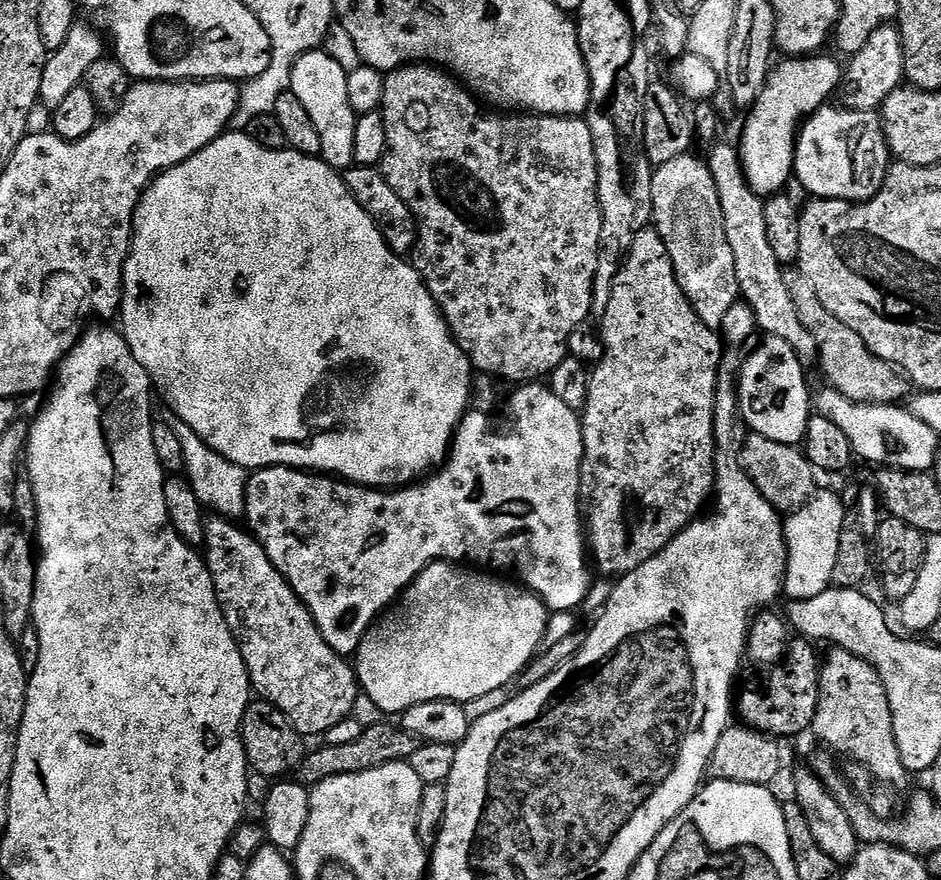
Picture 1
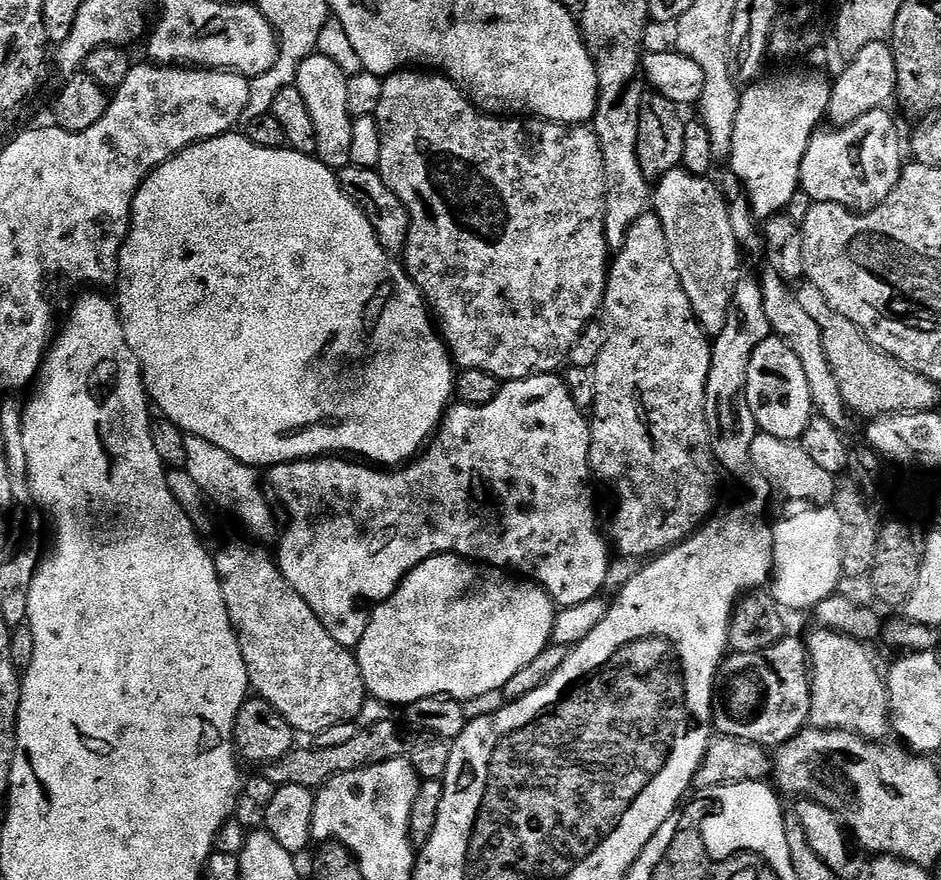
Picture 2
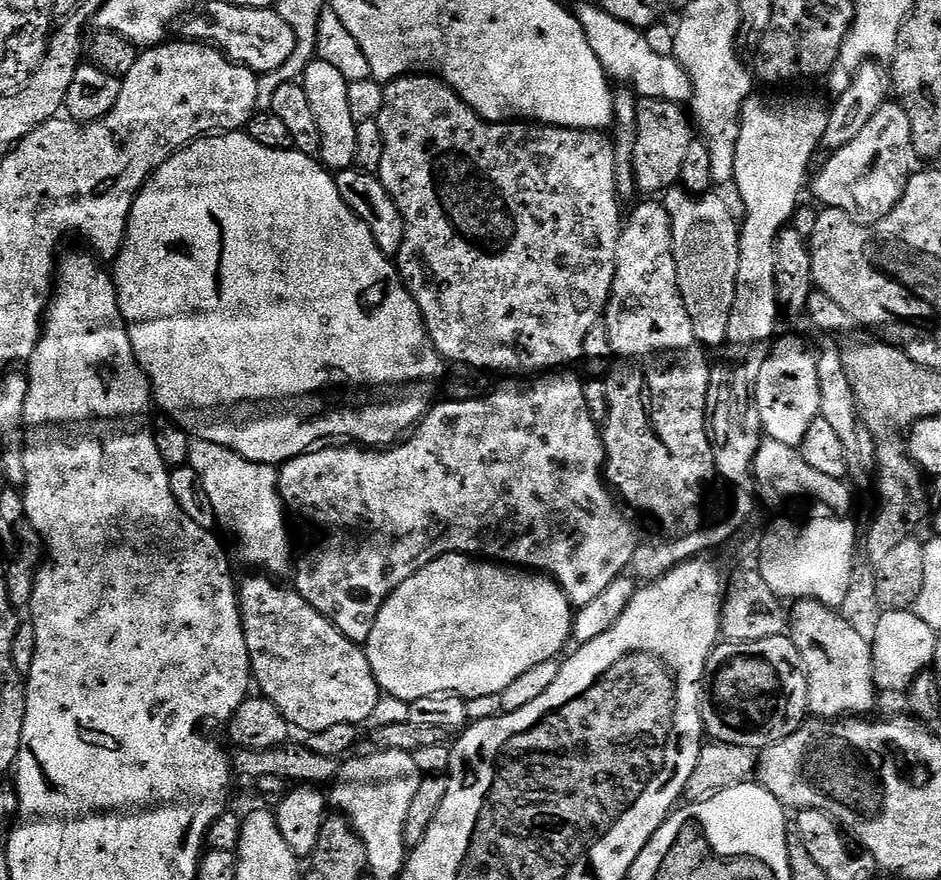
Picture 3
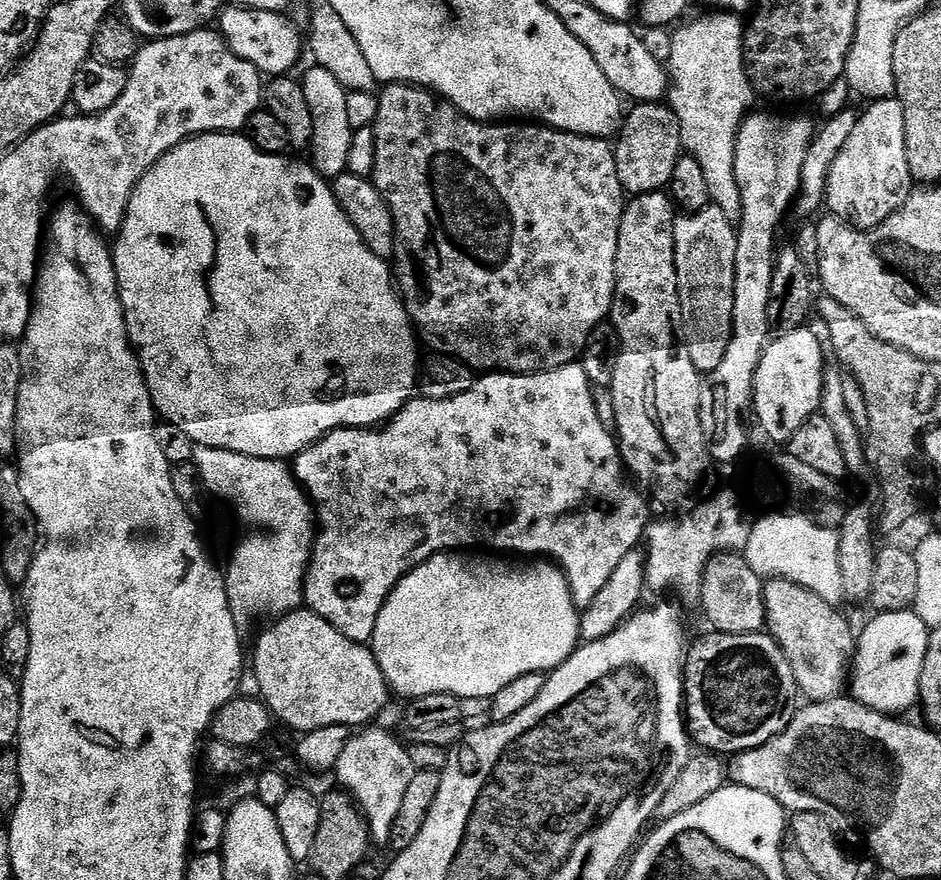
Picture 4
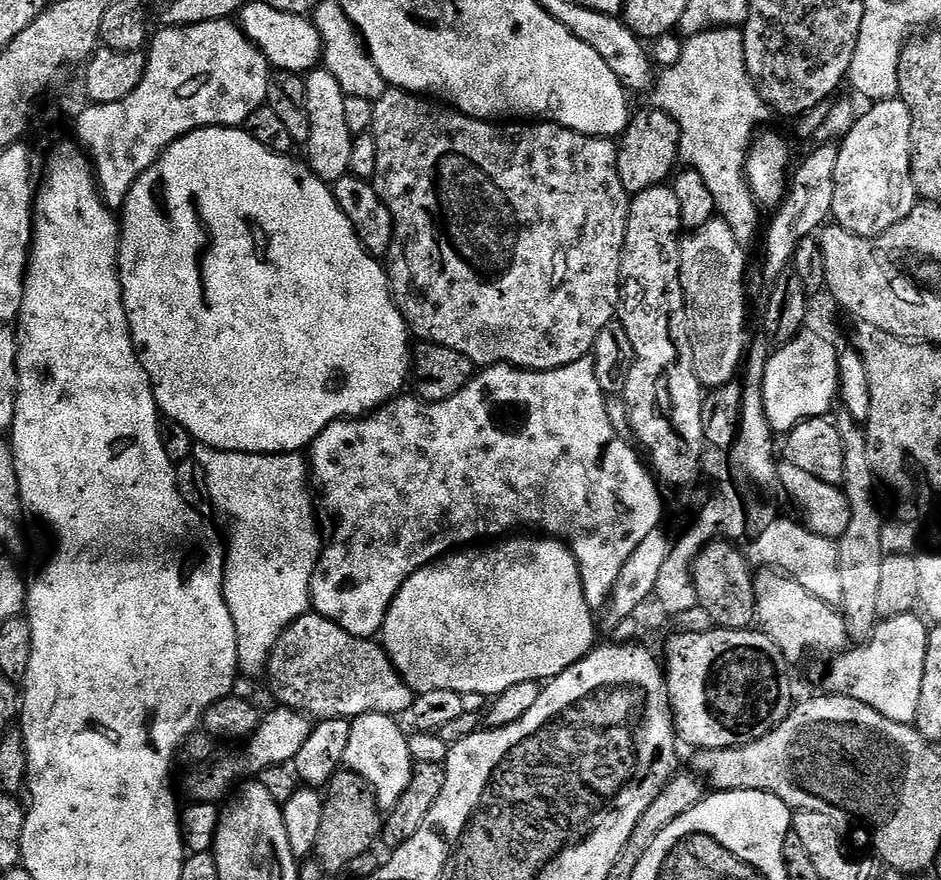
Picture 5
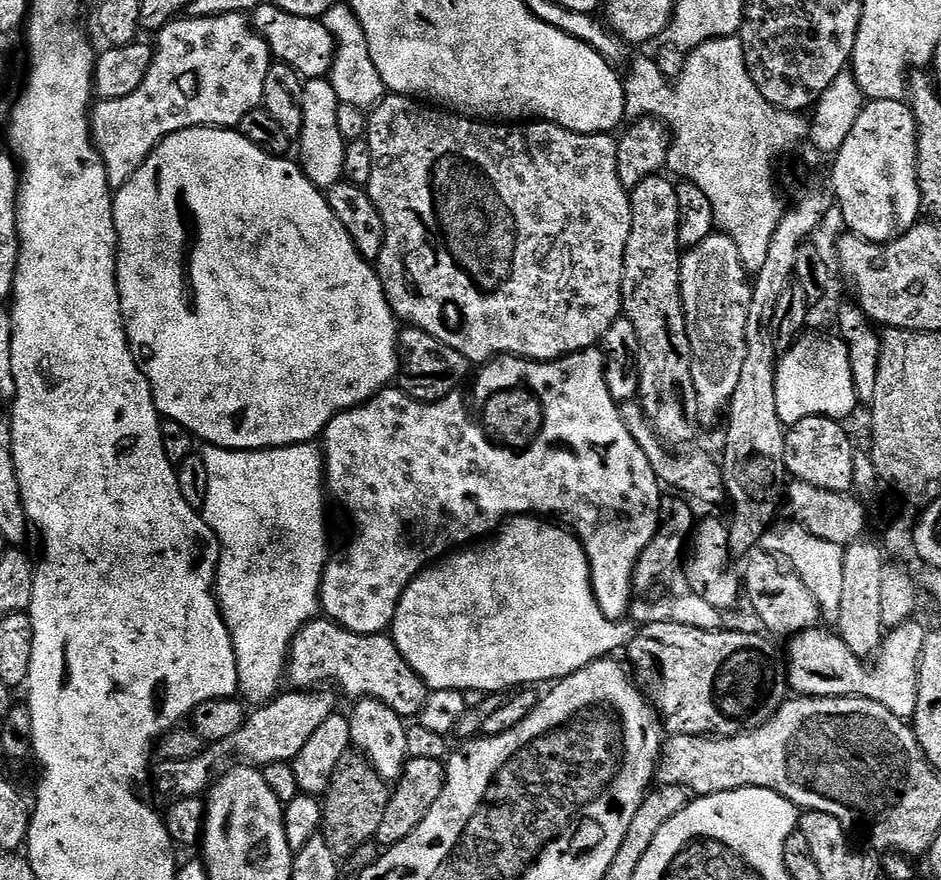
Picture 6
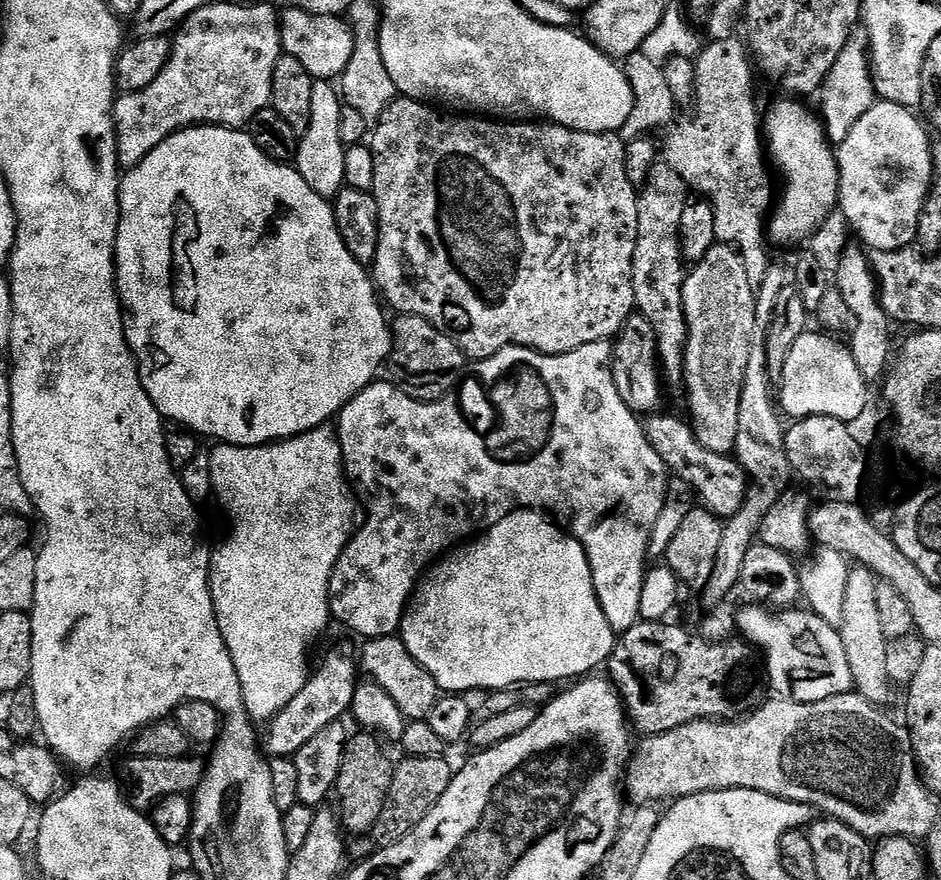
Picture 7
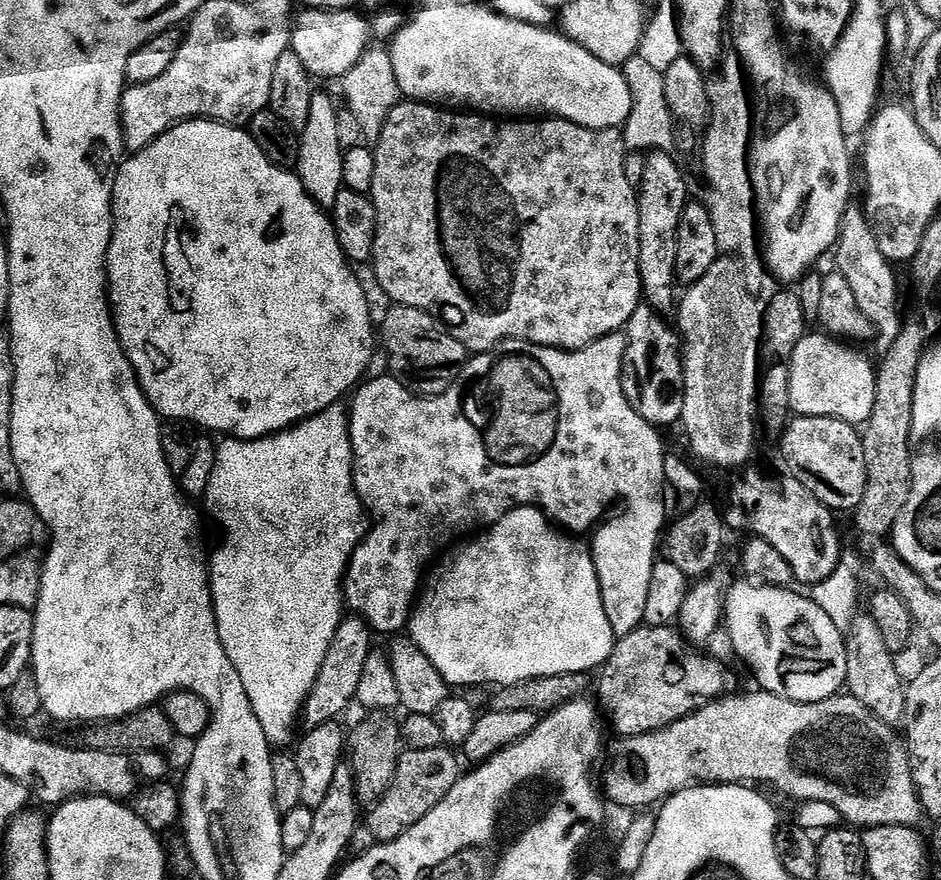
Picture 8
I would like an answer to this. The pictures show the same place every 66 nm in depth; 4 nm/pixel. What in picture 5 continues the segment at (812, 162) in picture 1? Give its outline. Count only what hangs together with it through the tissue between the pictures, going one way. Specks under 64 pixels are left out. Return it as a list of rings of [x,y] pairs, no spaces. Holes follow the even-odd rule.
[[[881,100],[873,103],[864,117],[855,121],[839,145],[838,170],[834,170],[834,206],[831,219],[850,234],[880,236],[890,226],[898,226],[916,209],[918,197],[912,177],[912,143],[910,142],[910,110],[904,101]]]

